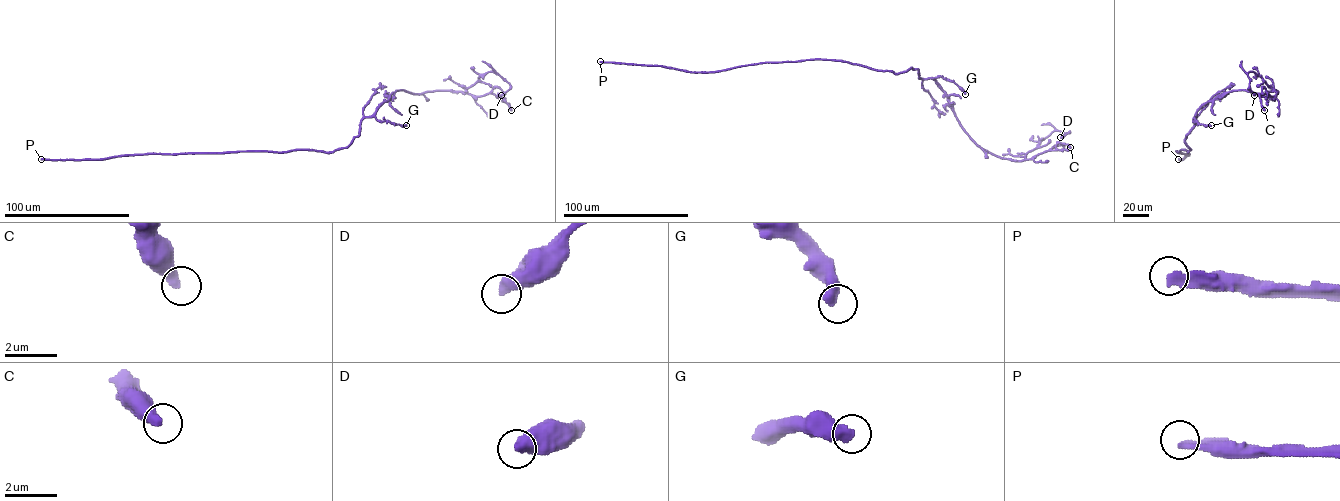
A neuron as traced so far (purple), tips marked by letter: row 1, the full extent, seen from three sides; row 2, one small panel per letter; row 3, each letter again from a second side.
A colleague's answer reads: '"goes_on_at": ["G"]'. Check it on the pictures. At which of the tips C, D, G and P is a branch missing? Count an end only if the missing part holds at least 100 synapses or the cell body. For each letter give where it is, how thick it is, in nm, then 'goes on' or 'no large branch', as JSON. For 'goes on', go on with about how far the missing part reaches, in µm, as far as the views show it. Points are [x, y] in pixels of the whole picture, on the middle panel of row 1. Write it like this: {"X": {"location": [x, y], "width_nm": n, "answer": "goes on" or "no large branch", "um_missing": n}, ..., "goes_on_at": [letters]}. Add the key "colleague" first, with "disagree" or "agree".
{"colleague": "disagree", "C": {"location": [1070, 147], "width_nm": 400, "answer": "no large branch"}, "D": {"location": [1060, 137], "width_nm": 550, "answer": "no large branch"}, "G": {"location": [965, 94], "width_nm": 480, "answer": "no large branch"}, "P": {"location": [600, 61], "width_nm": 320, "answer": "goes on", "um_missing": 160}, "goes_on_at": ["P"]}

